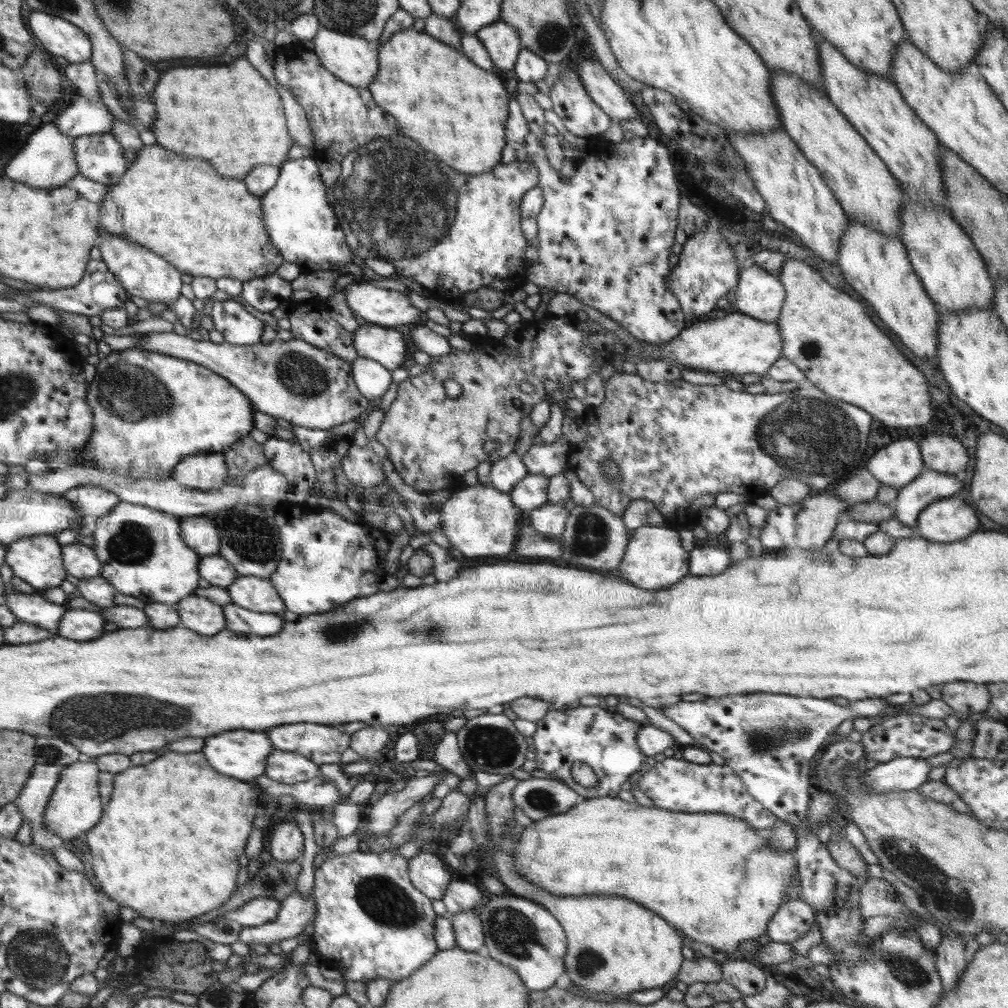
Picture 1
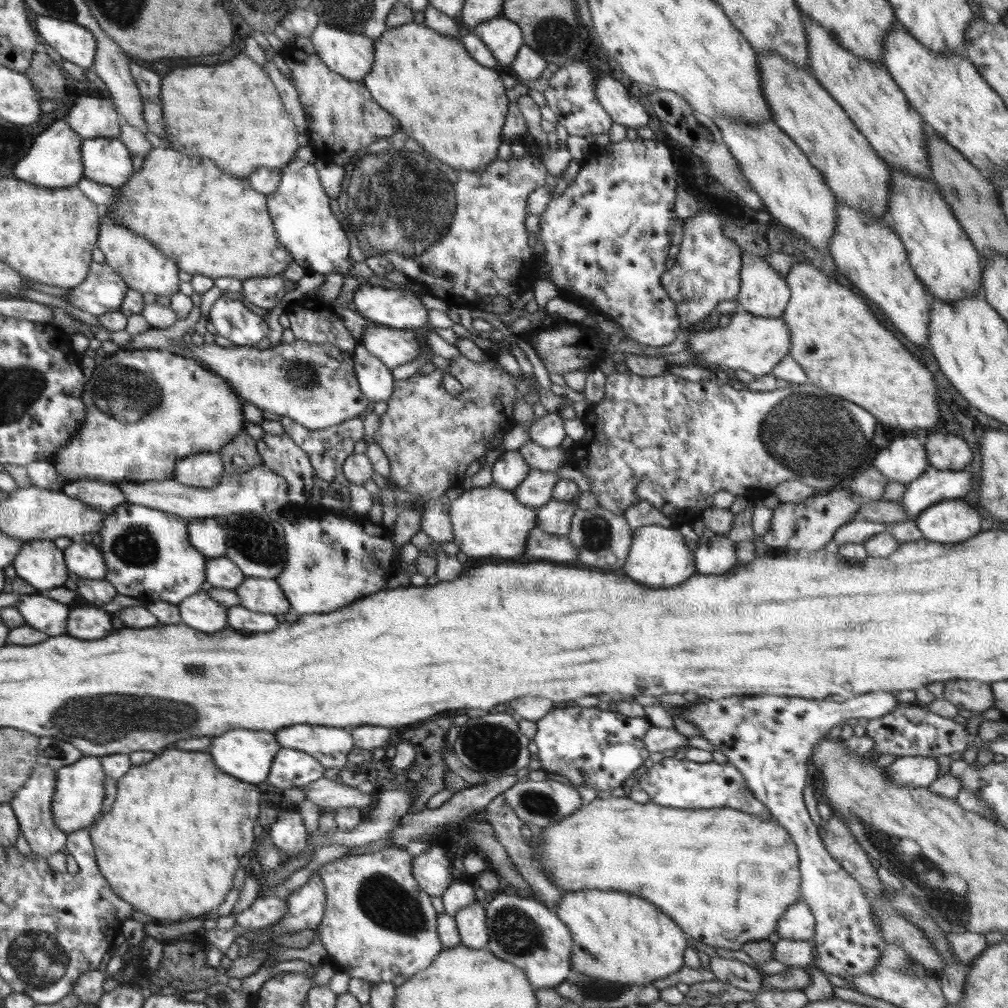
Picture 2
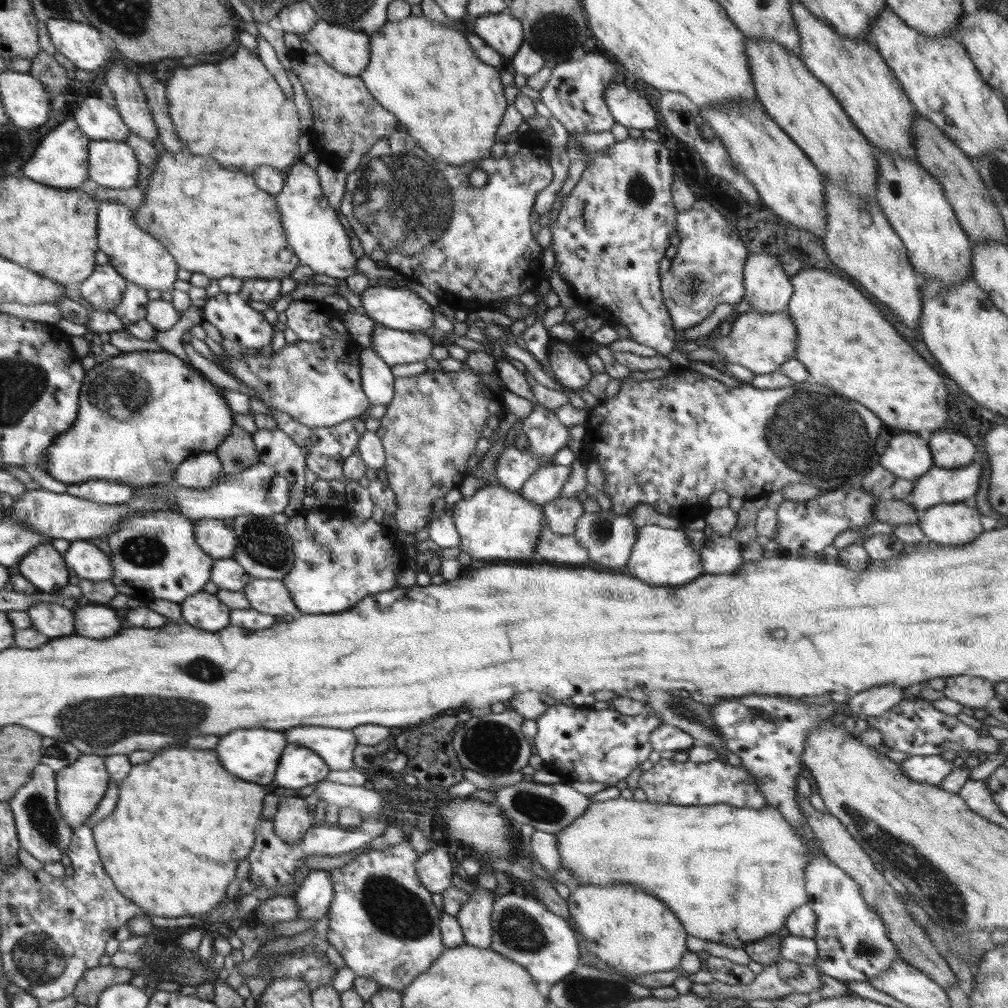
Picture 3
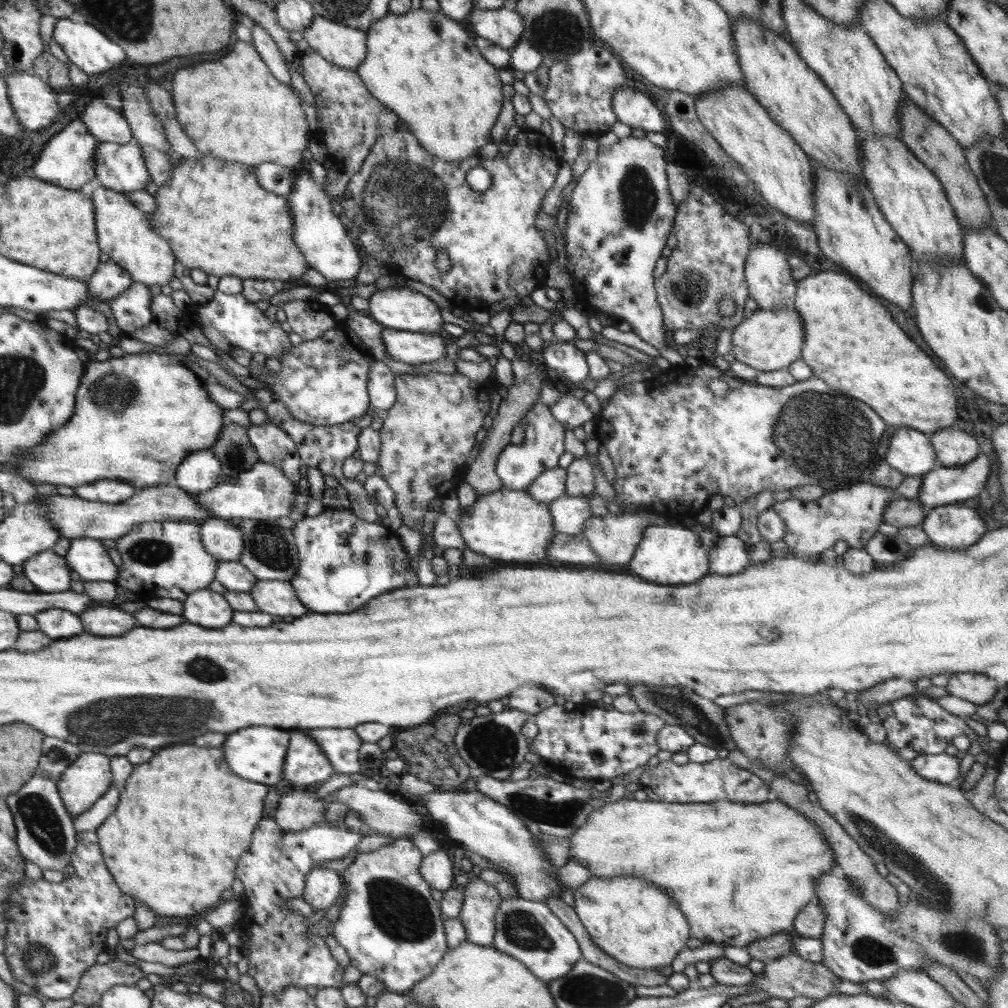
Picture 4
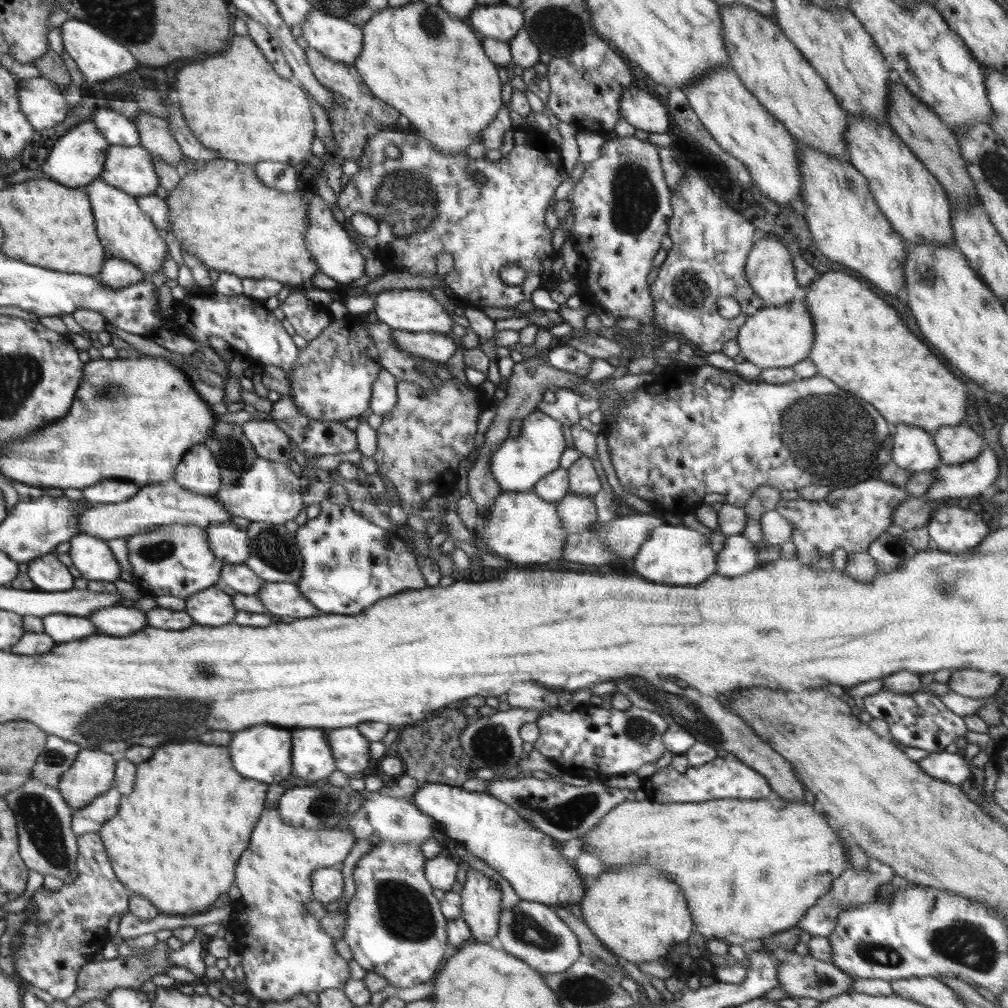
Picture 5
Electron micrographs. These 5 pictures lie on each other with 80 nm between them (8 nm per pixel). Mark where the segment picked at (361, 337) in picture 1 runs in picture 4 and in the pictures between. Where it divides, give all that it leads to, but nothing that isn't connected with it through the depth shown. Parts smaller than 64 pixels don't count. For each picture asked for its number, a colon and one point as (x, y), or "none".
2: (393, 347)
3: (395, 347)
4: (418, 349)

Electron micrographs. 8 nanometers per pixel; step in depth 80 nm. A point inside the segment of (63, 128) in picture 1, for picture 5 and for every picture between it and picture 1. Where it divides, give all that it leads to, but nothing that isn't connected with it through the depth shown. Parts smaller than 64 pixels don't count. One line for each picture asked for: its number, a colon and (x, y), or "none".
2: (94, 118)
3: (100, 120)
4: (107, 123)
5: (119, 130)

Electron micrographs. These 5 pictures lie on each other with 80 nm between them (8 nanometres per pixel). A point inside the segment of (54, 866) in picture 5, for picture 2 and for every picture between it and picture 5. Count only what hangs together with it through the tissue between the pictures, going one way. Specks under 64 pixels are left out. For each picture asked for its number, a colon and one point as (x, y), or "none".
2: (33, 809)
3: (42, 832)
4: (46, 836)

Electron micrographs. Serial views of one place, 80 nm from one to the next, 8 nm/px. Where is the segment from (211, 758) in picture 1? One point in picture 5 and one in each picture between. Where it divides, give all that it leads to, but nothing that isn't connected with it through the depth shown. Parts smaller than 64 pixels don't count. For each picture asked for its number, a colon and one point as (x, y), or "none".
2: (248, 755)
3: (253, 754)
4: (258, 754)
5: (263, 753)

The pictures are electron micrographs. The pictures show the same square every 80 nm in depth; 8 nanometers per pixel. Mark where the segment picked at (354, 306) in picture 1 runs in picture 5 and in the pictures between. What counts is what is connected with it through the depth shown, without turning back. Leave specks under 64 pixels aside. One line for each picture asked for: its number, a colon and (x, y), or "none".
2: (397, 308)
3: (399, 308)
4: (399, 308)
5: (414, 310)

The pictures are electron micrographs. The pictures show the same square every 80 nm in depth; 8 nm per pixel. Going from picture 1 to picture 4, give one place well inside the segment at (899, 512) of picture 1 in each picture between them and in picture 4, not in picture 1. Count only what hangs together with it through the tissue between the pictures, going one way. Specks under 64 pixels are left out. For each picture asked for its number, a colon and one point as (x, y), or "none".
2: (934, 485)
3: (937, 486)
4: (943, 485)

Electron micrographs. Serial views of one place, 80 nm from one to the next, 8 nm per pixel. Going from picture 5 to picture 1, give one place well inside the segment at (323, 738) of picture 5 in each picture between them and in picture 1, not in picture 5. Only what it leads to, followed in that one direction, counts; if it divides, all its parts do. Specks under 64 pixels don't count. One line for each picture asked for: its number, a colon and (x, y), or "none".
1: (285, 767)
2: (292, 768)
3: (299, 766)
4: (306, 763)

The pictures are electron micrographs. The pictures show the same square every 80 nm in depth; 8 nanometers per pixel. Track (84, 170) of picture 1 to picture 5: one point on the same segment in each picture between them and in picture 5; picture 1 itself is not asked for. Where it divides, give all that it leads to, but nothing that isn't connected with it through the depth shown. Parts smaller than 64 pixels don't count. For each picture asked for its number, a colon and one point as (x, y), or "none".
2: (108, 161)
3: (112, 164)
4: (122, 167)
5: (131, 168)

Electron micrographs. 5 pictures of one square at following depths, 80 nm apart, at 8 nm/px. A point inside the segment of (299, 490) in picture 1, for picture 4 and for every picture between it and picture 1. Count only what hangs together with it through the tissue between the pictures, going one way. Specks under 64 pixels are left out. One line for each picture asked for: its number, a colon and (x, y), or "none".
2: (280, 453)
3: (277, 450)
4: (275, 446)

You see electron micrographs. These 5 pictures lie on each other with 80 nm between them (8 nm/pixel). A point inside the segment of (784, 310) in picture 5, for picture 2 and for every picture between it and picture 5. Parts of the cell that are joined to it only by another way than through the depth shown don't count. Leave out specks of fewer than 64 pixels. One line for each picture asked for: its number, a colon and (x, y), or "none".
2: (756, 344)
3: (762, 342)
4: (766, 340)

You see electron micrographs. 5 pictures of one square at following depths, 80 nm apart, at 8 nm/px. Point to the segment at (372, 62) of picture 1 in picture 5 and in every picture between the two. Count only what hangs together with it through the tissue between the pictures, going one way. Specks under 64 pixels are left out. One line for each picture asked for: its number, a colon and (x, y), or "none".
2: (351, 54)
3: (349, 51)
4: (345, 46)
5: (338, 39)

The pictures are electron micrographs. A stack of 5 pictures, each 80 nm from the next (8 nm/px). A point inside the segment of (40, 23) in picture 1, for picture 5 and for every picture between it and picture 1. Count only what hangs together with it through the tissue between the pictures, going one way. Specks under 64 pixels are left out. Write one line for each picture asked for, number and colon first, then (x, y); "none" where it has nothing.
2: (79, 45)
3: (80, 43)
4: (92, 51)
5: (99, 57)

